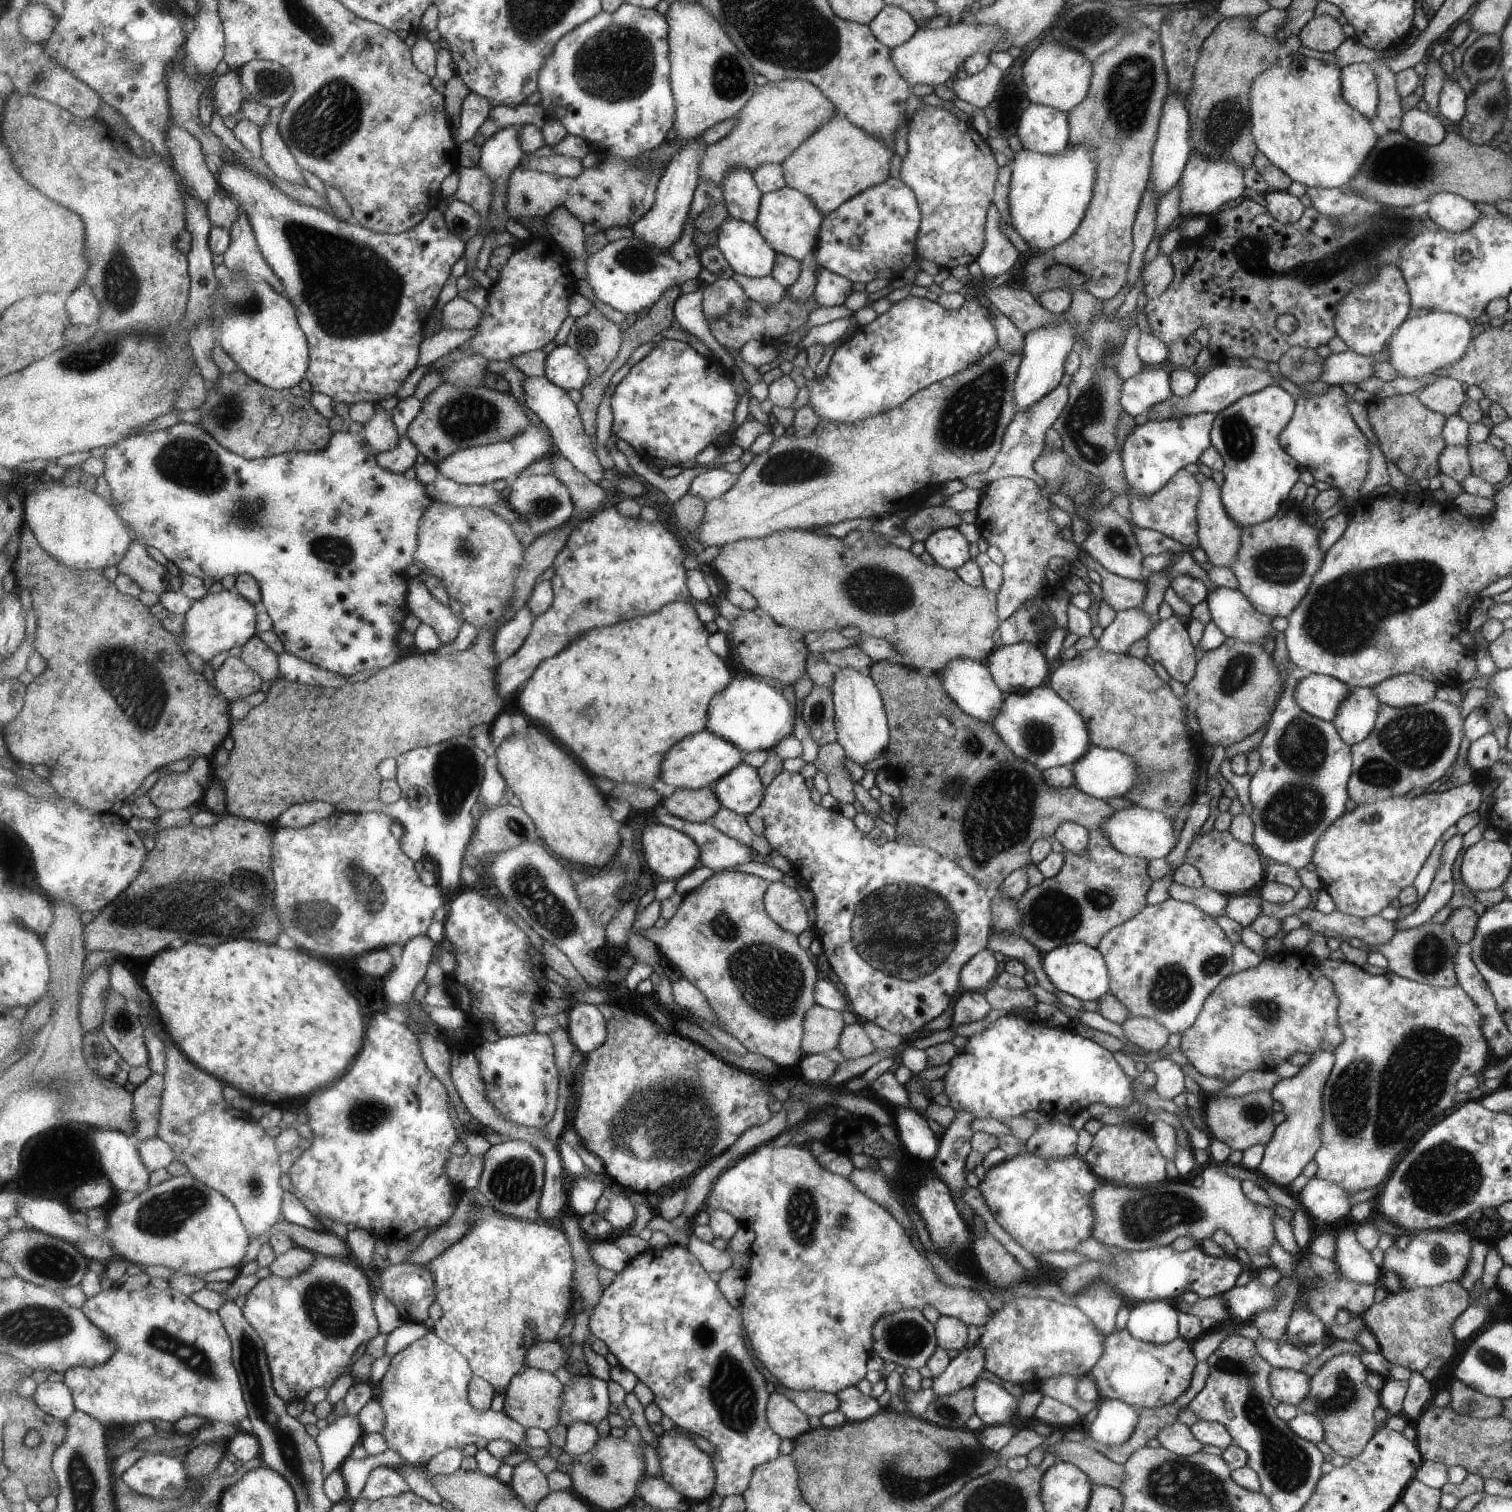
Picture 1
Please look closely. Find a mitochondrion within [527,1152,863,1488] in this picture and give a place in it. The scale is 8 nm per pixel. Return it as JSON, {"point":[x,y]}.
{"point":[732,1394]}

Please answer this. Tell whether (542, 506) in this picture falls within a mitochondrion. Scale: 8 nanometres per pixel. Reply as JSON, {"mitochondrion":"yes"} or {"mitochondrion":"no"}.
{"mitochondrion":"yes"}

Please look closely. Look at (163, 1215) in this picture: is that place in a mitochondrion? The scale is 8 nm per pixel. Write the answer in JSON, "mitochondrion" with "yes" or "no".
{"mitochondrion":"yes"}

